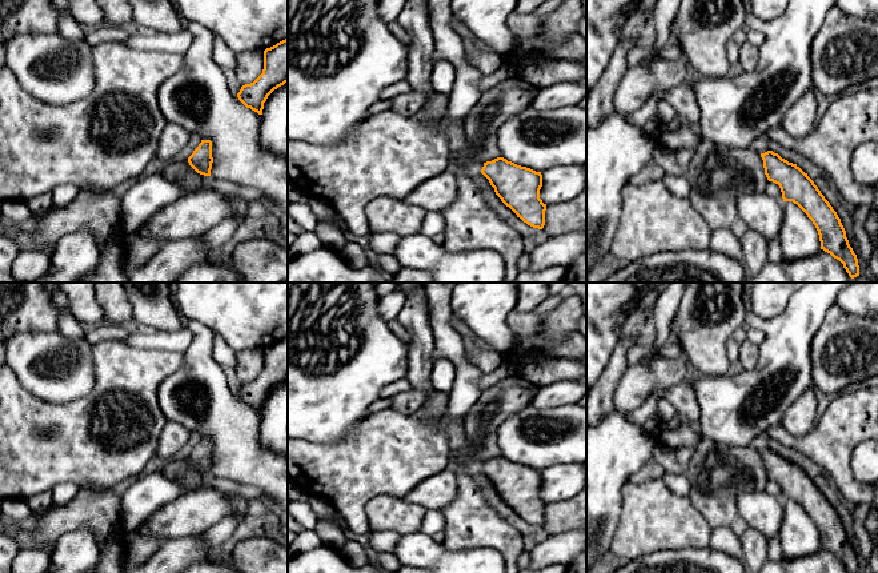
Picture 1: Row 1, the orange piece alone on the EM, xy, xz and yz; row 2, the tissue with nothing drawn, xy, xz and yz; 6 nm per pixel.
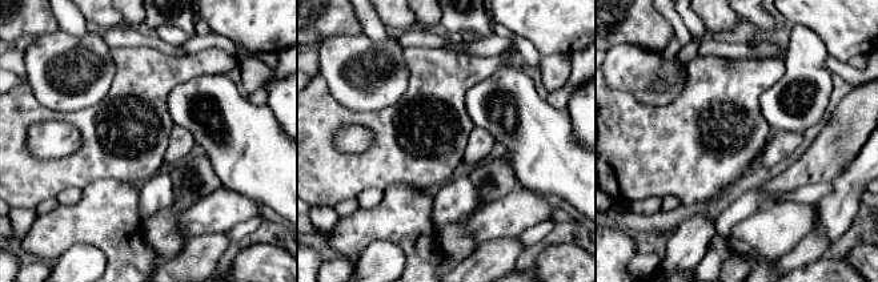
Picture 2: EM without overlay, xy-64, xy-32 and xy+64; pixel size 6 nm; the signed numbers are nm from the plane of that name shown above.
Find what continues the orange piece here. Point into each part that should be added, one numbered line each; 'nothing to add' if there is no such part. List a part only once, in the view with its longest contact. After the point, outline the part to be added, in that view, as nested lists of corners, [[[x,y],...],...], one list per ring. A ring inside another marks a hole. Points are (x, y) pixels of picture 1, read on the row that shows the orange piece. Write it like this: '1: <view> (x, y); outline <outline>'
nothing to add

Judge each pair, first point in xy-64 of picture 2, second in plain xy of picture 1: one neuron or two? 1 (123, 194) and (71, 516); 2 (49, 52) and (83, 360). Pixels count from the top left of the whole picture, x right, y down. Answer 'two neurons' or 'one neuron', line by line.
1: one neuron
2: one neuron

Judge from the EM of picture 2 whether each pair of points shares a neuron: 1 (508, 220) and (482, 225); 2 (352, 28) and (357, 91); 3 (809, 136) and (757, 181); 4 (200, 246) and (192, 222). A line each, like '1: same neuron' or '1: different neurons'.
1: same neuron
2: different neurons
3: same neuron
4: different neurons

